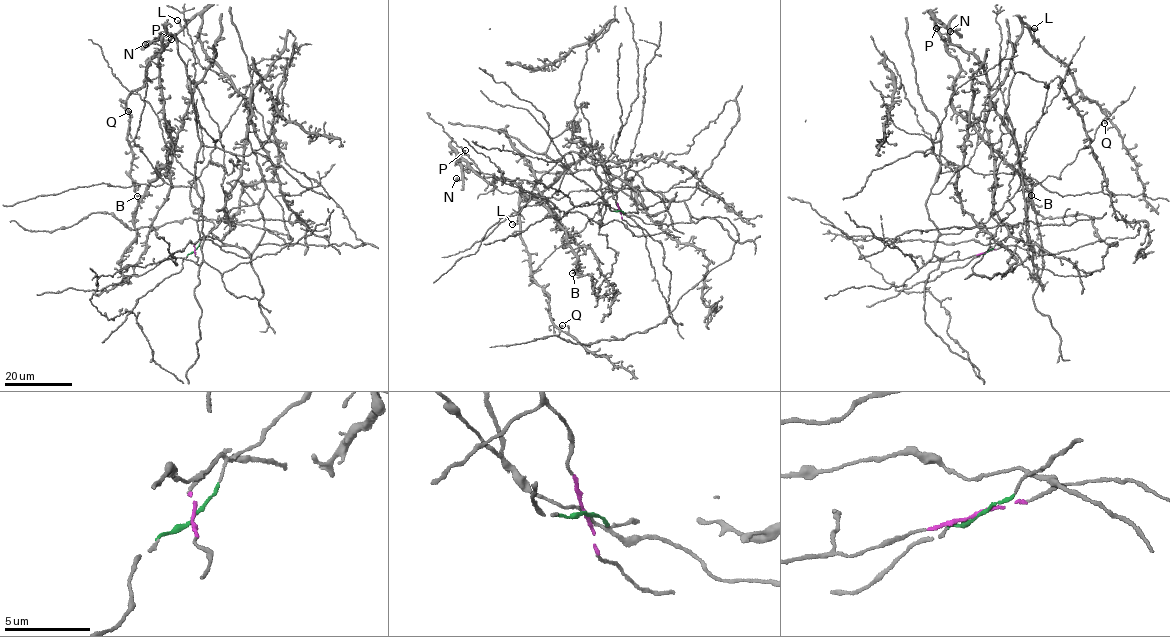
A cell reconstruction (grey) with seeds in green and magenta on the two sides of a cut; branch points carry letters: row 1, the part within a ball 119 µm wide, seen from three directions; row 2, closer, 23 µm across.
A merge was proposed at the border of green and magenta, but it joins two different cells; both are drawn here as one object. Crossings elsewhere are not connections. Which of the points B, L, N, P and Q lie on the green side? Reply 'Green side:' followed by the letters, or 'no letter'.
Green side: L, Q

